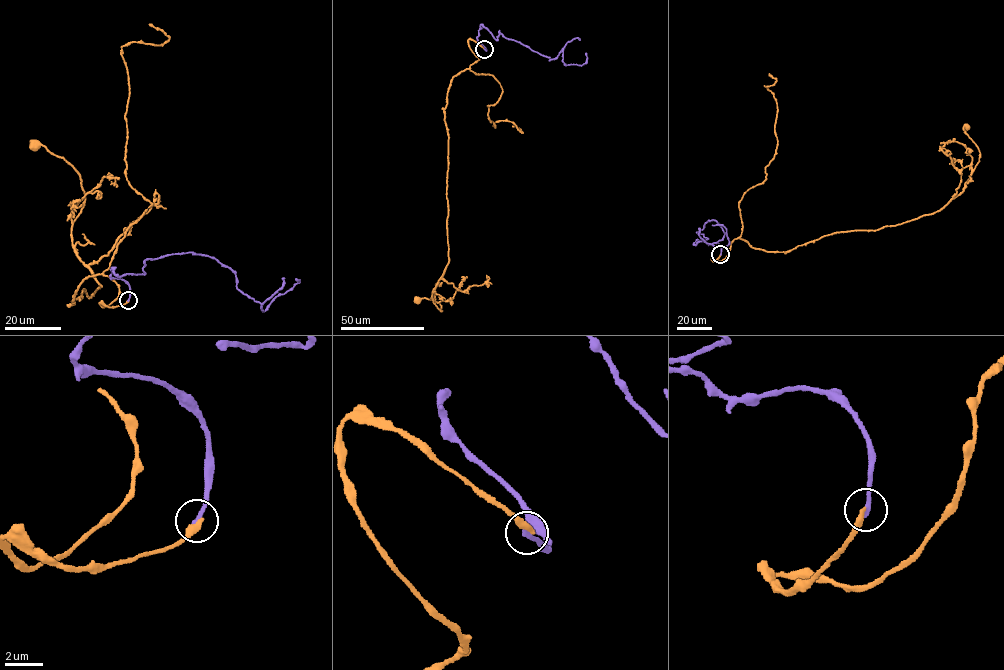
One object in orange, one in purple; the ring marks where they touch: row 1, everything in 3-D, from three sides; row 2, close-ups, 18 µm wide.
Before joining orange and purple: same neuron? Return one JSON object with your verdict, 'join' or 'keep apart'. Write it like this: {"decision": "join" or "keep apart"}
{"decision": "keep apart"}

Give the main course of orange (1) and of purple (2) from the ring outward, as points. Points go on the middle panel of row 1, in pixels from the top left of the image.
1: (485, 49), (468, 39), (479, 60), (452, 78), (444, 110), (449, 261), (432, 296), (442, 310), (417, 299)
2: (484, 49), (481, 24), (549, 60), (563, 48), (563, 63), (582, 65), (585, 53)

